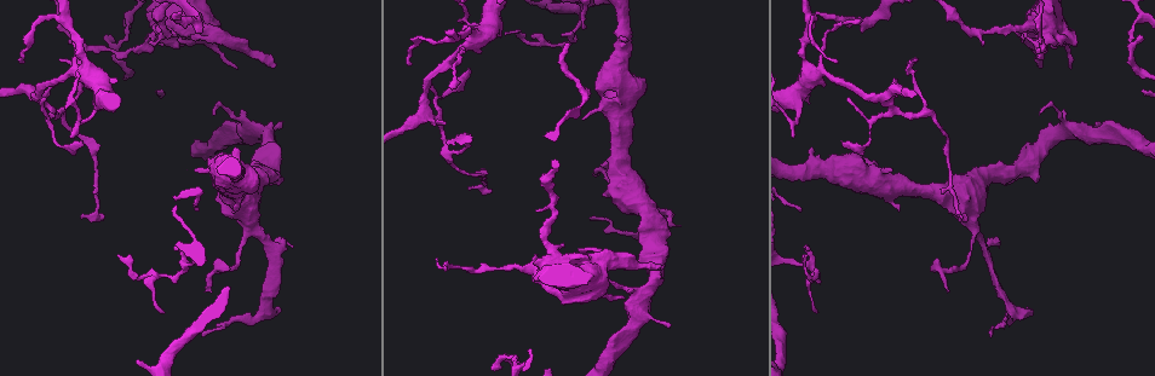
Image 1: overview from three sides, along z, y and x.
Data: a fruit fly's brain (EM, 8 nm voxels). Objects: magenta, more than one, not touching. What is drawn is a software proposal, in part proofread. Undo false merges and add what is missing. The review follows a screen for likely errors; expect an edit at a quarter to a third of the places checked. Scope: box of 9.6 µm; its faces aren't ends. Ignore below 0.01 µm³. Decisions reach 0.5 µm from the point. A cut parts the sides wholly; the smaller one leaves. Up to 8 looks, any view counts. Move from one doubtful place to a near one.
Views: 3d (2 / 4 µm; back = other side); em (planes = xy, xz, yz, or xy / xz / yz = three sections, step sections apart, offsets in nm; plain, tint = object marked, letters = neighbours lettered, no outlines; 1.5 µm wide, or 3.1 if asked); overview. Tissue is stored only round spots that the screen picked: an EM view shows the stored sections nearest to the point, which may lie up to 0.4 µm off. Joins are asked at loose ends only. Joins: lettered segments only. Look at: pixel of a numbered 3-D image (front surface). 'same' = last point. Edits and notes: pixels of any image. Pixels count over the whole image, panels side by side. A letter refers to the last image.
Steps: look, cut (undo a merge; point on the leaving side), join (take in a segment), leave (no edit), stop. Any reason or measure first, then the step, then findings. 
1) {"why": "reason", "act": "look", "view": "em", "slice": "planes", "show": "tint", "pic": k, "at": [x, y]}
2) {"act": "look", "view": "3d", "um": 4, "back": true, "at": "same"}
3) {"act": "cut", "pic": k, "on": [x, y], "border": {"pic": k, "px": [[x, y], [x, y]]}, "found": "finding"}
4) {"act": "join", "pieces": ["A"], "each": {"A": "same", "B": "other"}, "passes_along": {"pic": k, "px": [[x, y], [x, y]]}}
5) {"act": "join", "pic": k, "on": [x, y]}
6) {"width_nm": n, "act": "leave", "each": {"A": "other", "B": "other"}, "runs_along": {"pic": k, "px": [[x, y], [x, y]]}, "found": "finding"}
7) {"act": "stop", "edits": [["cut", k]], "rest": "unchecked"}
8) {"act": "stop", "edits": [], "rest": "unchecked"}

{"why": "sharp bend", "act": "look", "view": "3d", "um": 4, "pic": 1, "at": [155, 273]}

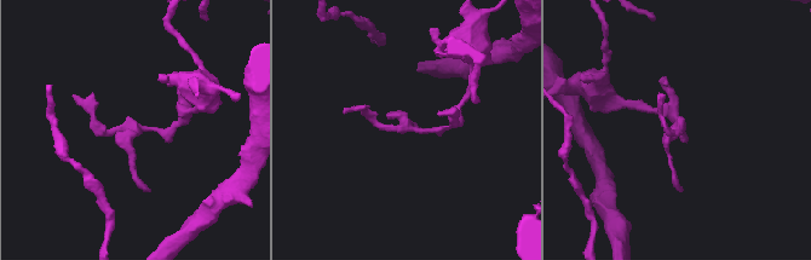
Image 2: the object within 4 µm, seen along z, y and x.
{"why": "now the EM", "act": "look", "view": "em", "slice": "planes", "show": "letters", "pic": 2, "at": [134, 129]}

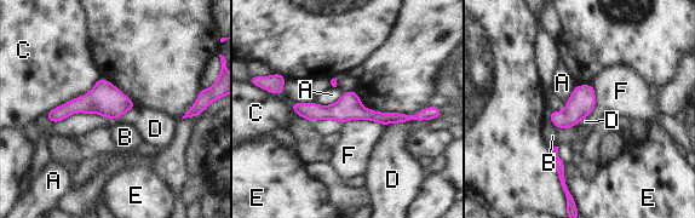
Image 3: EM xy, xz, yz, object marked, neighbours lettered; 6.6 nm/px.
{"act": "leave", "each": {"A": "other", "B": "other", "C": "other", "D": "other", "E": "other", "F": "other"}, "runs_along": {"pic": 3, "px": [[294, 105], [310, 112], [419, 118]]}, "found": "one neuron here"}

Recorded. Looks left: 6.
{"why": "free end", "act": "look", "view": "em", "slice": "planes", "show": "letters", "pic": 1, "at": [278, 308]}

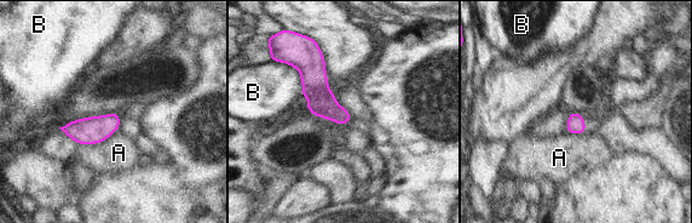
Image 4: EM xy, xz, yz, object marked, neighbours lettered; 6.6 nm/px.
{"width_nm": 120, "act": "leave", "each": {"A": "other", "B": "other"}, "runs_along": {"pic": 4, "px": [[306, 55], [316, 91], [346, 119]]}, "found": "no lettered segment goes on from it"}

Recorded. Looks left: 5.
{"why": "an open end", "act": "look", "view": "3d", "um": 2, "back": true, "pic": 1, "at": [213, 113]}

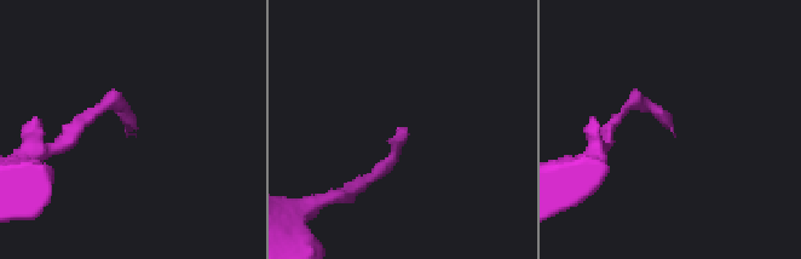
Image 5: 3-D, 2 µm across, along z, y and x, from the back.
{"act": "look", "view": "em", "slice": "xy", "step": 4, "show": "letters", "pic": 5, "at": [675, 136]}

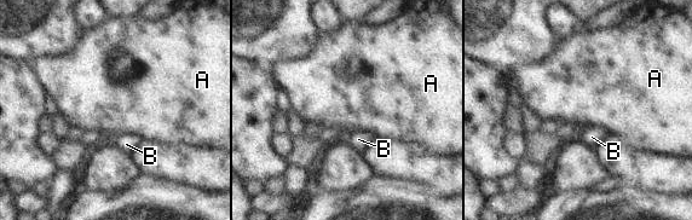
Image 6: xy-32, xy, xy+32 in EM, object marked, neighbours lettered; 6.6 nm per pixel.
{"why": "another direction", "act": "look", "view": "em", "slice": "planes", "show": "letters", "at": "same"}

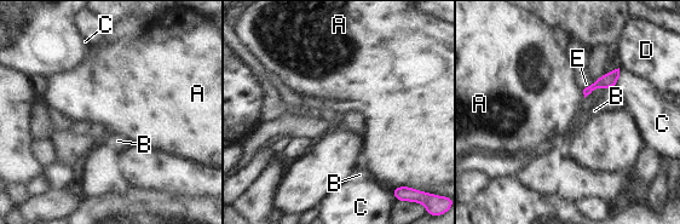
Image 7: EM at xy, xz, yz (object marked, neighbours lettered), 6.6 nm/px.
{"longest_contact_nm": ["C", 120], "act": "leave", "each": {"A": "other", "B": "other", "C": "other", "D": "other", "E": "other"}, "border": {"pic": 7, "px": [[582, 90], [585, 97]]}, "found": "none of them fits"}

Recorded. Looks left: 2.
{"act": "stop", "edits": [], "rest": "unchecked"}

